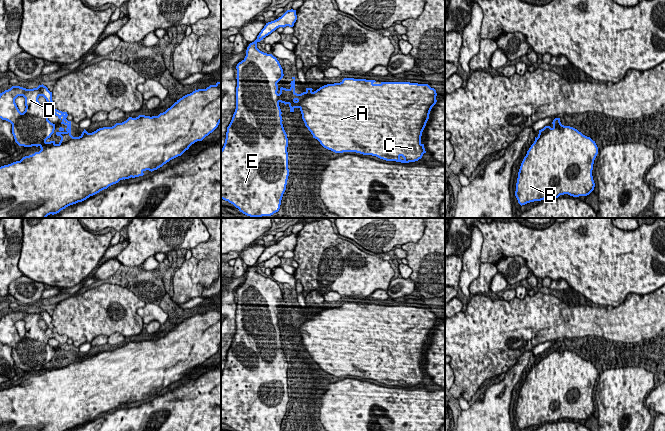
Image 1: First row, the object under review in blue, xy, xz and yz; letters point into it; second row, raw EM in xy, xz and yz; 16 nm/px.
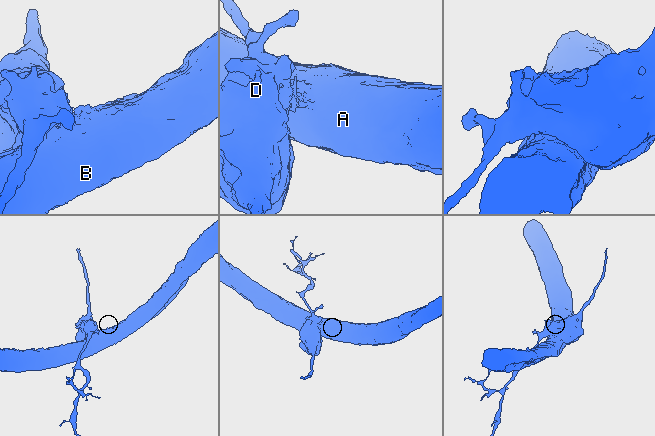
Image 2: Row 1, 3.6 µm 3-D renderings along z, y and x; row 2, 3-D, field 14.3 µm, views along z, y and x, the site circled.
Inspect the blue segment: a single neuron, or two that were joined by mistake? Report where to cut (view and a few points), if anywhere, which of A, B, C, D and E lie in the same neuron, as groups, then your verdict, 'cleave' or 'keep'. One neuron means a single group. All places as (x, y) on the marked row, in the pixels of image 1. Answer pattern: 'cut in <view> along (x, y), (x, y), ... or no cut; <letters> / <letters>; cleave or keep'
cut in xy along (70, 133), (64, 136), (61, 143), (48, 146), (35, 153); A B C / D E; cleave

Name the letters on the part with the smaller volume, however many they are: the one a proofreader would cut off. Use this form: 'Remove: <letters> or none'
Remove: D, E

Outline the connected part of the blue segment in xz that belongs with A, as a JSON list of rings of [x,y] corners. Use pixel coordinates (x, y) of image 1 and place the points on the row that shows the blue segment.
[[[344,78],[340,83],[324,85],[314,92],[312,91],[312,88],[306,88],[306,92],[309,91],[310,93],[300,100],[299,105],[305,126],[313,135],[313,138],[317,139],[324,148],[335,153],[356,152],[363,155],[376,156],[386,161],[396,161],[401,163],[418,161],[422,158],[423,154],[426,153],[424,144],[421,143],[421,136],[429,119],[430,111],[437,102],[436,90],[431,88],[428,84],[410,82],[381,82],[380,84],[376,84],[375,82],[375,80]]]

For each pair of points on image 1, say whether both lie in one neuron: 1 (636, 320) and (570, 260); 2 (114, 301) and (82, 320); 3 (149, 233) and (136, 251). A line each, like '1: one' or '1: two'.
1: two
2: one
3: one

